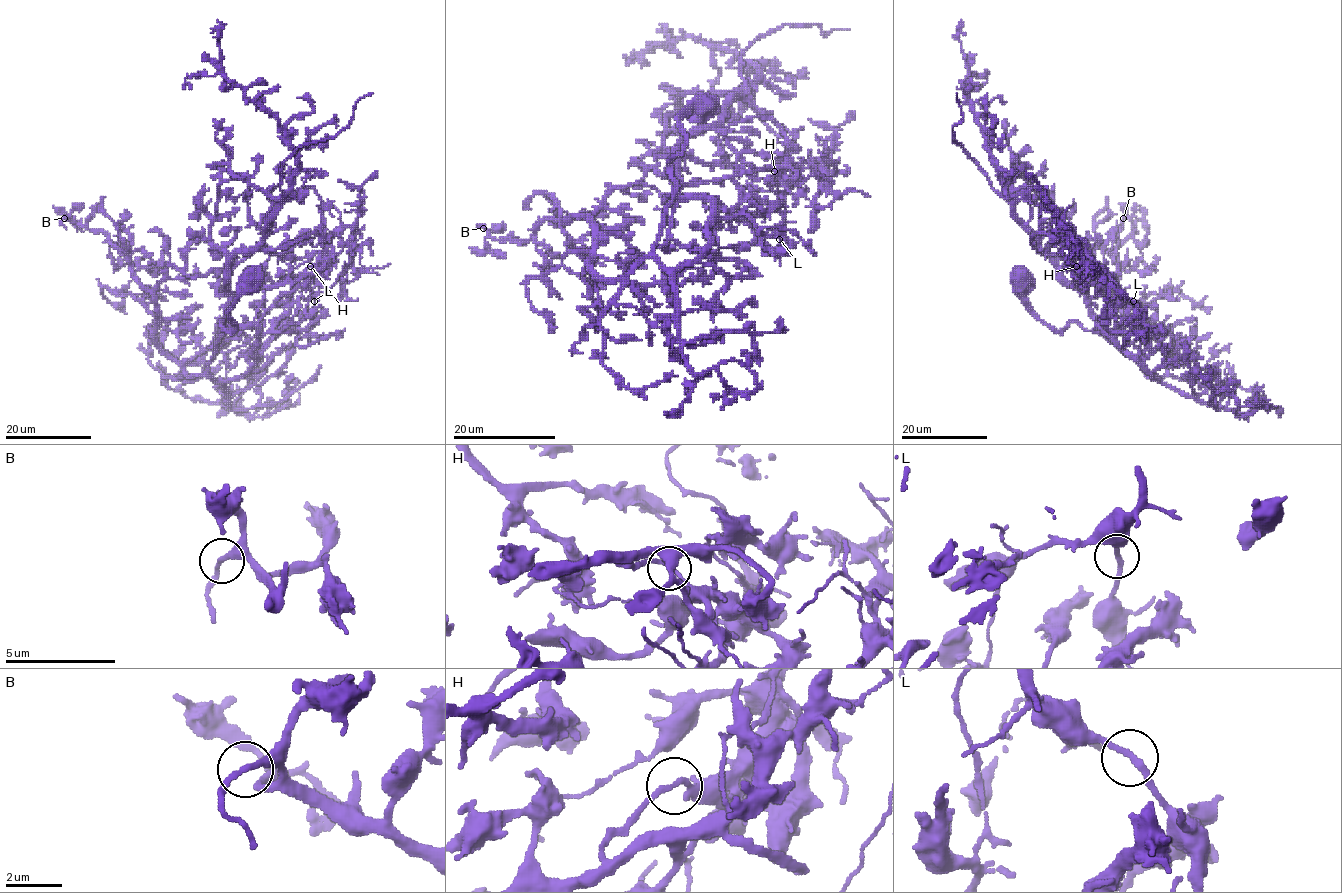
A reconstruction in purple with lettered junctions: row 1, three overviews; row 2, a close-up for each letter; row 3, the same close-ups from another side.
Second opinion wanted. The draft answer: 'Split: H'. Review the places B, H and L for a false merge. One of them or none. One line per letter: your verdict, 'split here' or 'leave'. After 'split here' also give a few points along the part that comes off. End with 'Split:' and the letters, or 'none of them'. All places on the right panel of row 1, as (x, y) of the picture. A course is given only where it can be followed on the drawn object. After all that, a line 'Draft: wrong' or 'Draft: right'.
B: leave
H: split here | (1076, 266), (1087, 244), (1055, 217), (1047, 189), (1001, 196), (953, 140), (963, 118), (956, 93)
L: leave
Split: H
Draft: right

